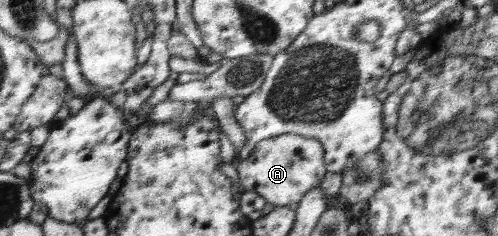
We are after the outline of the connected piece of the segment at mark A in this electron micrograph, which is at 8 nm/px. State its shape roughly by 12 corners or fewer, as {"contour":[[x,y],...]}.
{"contour":[[288,133],[235,167],[245,192],[275,207],[327,176],[318,140]]}

